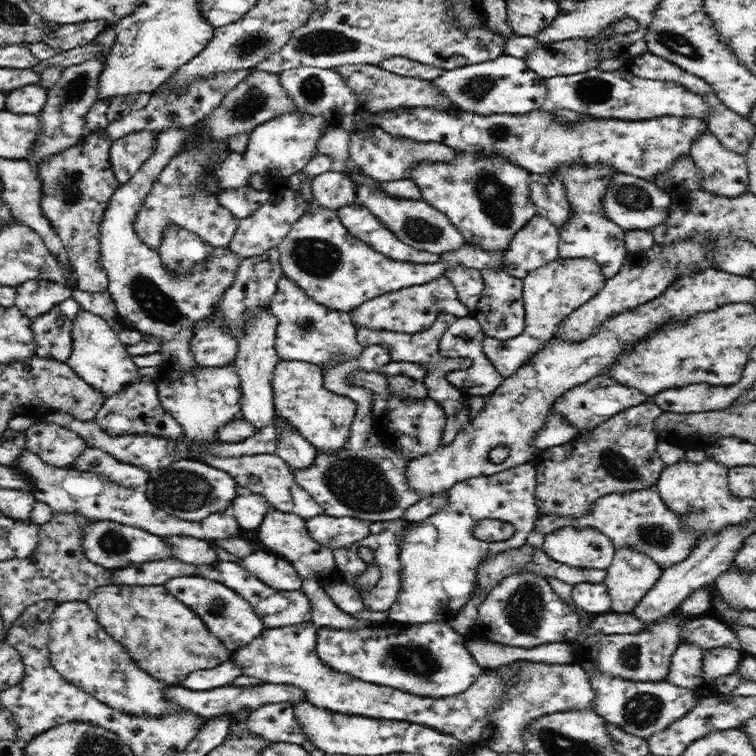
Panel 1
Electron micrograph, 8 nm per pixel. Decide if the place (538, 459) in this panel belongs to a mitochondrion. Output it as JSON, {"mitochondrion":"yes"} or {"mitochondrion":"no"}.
{"mitochondrion":"no"}

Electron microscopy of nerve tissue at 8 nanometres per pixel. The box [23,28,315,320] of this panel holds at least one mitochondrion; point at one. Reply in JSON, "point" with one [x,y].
{"point":[69,181]}

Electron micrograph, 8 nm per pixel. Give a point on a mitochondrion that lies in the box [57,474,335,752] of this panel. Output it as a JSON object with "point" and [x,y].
{"point":[114,543]}

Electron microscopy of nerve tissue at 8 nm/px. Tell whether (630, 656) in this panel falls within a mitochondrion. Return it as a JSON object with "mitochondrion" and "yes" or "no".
{"mitochondrion":"yes"}

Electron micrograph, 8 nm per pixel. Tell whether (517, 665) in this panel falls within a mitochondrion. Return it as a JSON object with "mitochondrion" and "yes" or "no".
{"mitochondrion":"no"}

